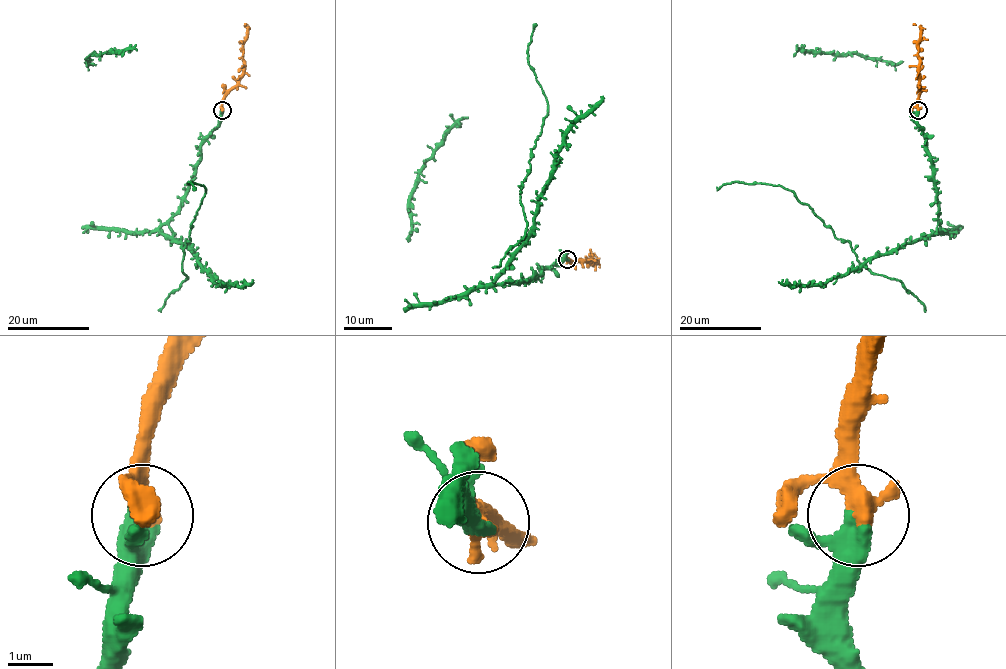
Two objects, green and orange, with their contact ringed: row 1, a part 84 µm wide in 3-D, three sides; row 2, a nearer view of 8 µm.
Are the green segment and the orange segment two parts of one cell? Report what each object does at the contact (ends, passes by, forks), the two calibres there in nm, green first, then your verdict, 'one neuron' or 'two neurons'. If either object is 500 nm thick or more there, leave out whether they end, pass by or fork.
green passes by; orange passes by; 400 nm thick on the green side, 360 nm on the other; one neuron

